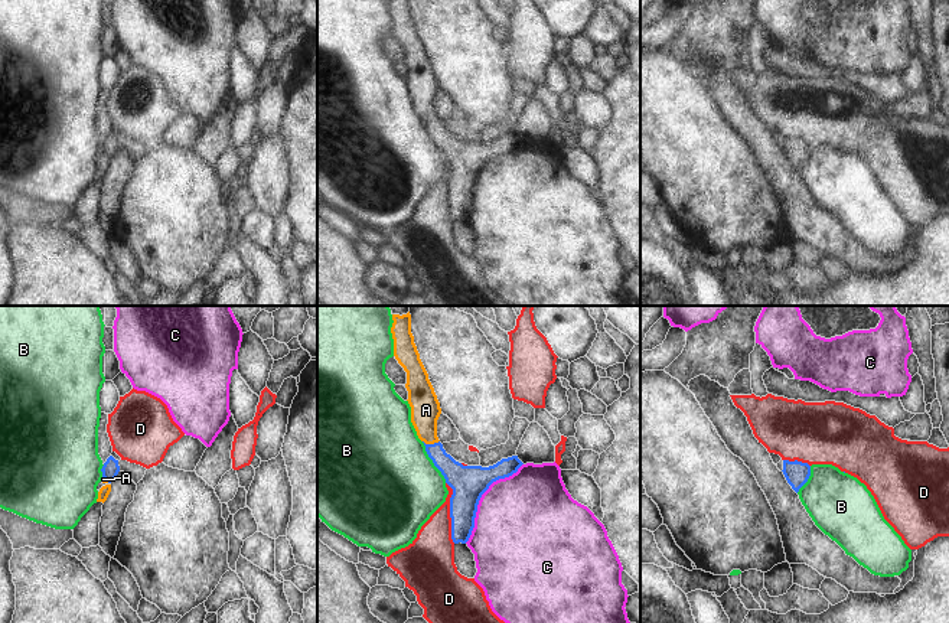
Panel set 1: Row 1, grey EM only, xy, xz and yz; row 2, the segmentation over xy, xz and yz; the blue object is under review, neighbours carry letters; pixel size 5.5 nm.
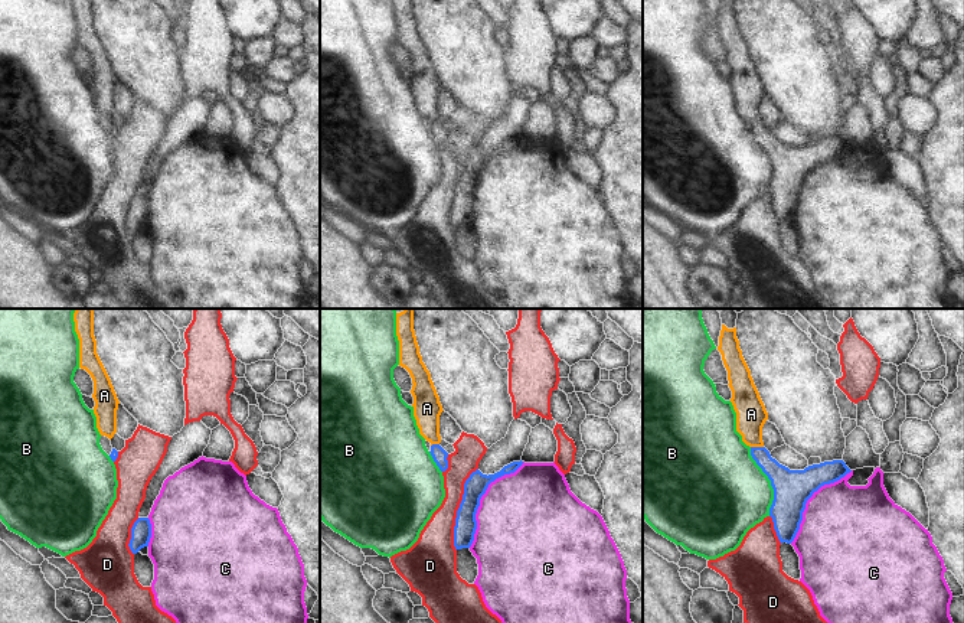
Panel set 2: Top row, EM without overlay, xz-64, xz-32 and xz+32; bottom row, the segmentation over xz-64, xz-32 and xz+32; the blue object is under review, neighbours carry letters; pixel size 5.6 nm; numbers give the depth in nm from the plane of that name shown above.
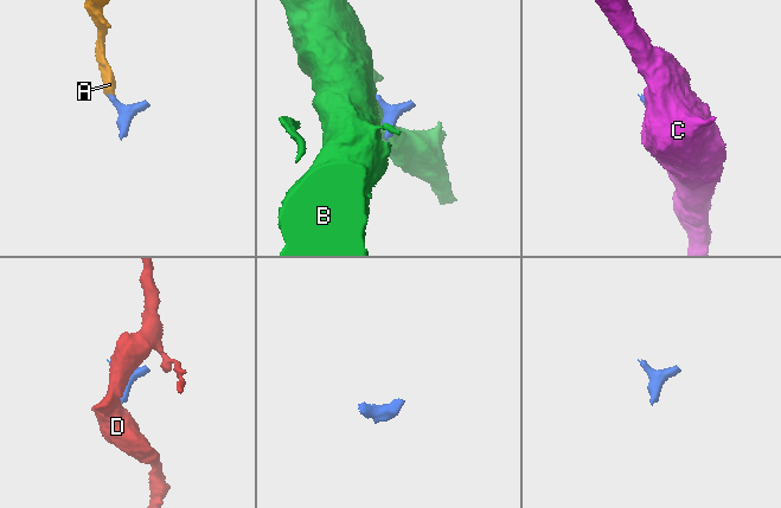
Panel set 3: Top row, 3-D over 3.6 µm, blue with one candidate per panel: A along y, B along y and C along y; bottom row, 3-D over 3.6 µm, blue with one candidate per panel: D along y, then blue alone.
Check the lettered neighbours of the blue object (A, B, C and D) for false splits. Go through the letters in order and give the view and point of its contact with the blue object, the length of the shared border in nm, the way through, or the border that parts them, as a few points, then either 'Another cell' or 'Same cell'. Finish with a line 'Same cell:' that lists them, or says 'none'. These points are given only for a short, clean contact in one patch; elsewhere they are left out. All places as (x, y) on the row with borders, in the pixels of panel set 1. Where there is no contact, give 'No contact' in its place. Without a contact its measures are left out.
A: Touches blue at xz (431, 444). Shared border 100 nm. Path across: xz (459, 478), (440, 459), (431, 444), (426, 429), (426, 410). Same cell
B: Touches blue at xz (433, 462). Shared border 280 nm. Another cell
C: Touches blue at xz (480, 496). Shared border 550 nm. Another cell
D: Touches blue at xz (450, 512). Shared border 340 nm. Another cell
Same cell: A

